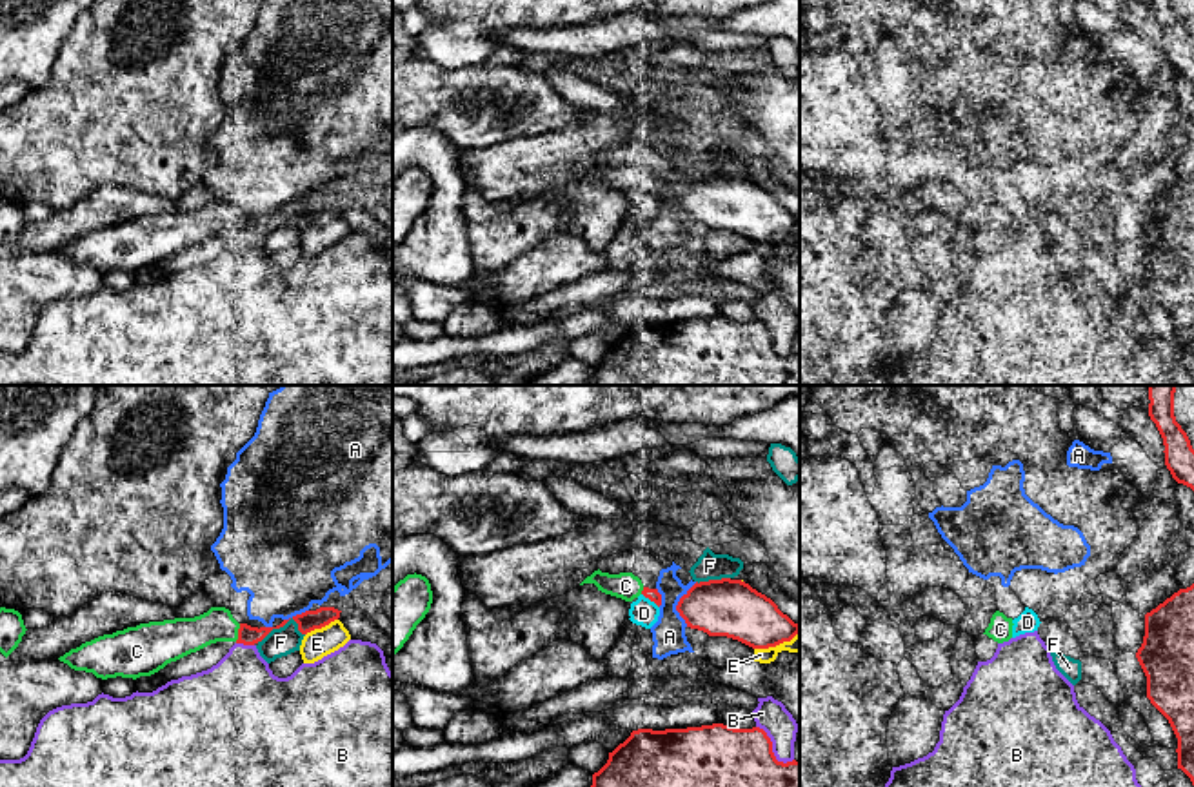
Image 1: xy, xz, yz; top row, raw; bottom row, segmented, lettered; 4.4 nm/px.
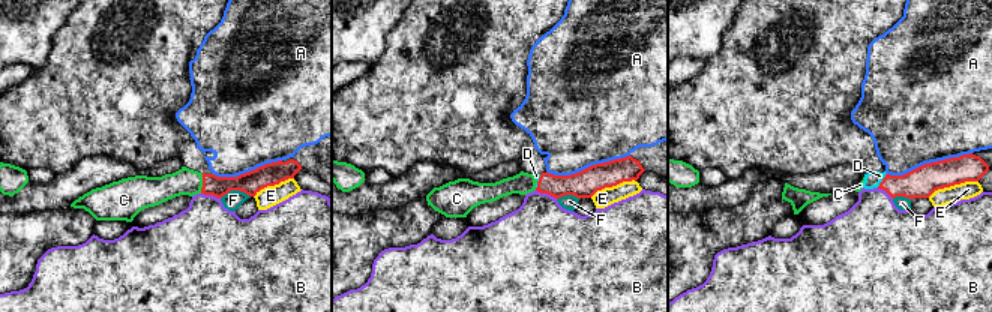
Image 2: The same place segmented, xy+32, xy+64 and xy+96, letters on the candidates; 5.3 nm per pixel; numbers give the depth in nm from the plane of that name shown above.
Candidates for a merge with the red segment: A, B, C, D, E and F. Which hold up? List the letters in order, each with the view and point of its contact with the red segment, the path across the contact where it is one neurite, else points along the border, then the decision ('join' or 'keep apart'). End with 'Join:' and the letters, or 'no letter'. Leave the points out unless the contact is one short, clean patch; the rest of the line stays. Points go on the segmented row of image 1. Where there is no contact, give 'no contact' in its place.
A: meets red in xz at (678, 604); keep apart
B: meets red in xy at (246, 644); keep apart
C: meets red in xy at (238, 633); join
D: meets red in xz at (651, 600); keep apart
E: meets red in xy at (320, 627); keep apart
F: meets red in xy at (282, 626); keep apart
Join: C

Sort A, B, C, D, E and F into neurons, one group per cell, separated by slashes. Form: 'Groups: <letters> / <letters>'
Groups: A / B D / C / E / F

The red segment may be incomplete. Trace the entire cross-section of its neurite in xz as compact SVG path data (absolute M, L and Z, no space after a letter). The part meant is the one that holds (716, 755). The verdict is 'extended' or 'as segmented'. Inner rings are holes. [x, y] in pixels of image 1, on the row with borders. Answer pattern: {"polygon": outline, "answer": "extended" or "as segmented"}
{"polygon": "M760 727L638 729L609 752L591 787L800 787L800 762L778 762L771 738Z", "answer": "as segmented"}

